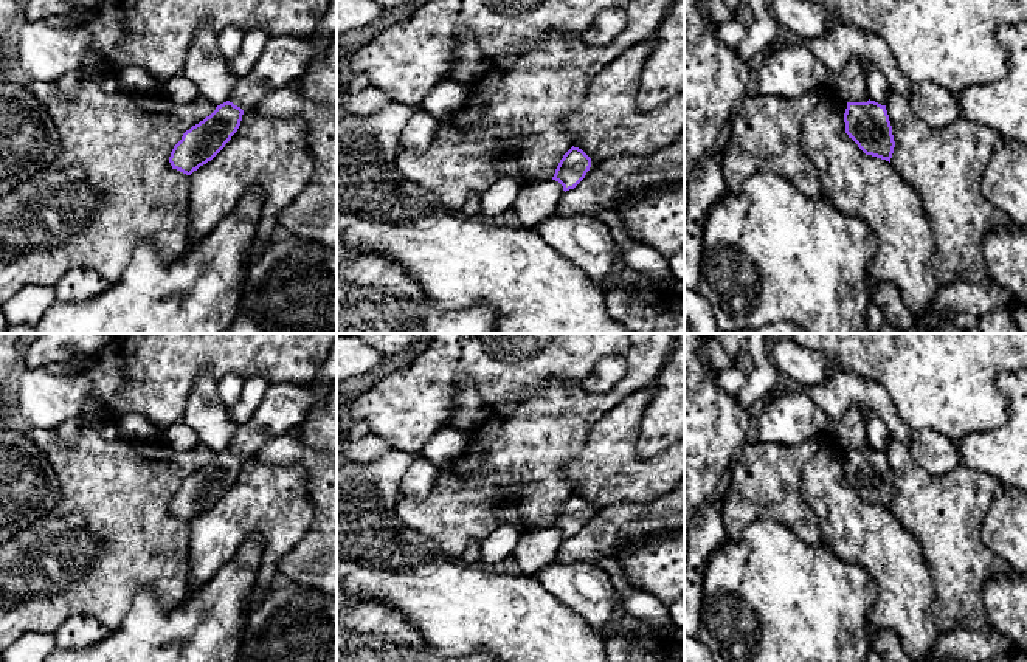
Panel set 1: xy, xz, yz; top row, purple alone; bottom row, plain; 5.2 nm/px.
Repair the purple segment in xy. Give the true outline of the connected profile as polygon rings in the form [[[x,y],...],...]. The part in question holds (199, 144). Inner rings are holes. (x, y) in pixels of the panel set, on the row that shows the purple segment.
[[[337,0],[329,2],[329,9],[320,20],[312,39],[273,36],[253,70],[239,78],[230,99],[199,124],[186,130],[174,146],[169,163],[186,175],[211,161],[237,132],[242,115],[268,93],[298,79],[309,62],[337,39]]]

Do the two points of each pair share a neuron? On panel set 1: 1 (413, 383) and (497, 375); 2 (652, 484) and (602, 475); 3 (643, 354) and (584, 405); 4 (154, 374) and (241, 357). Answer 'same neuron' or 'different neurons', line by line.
1: same neuron
2: same neuron
3: same neuron
4: same neuron

